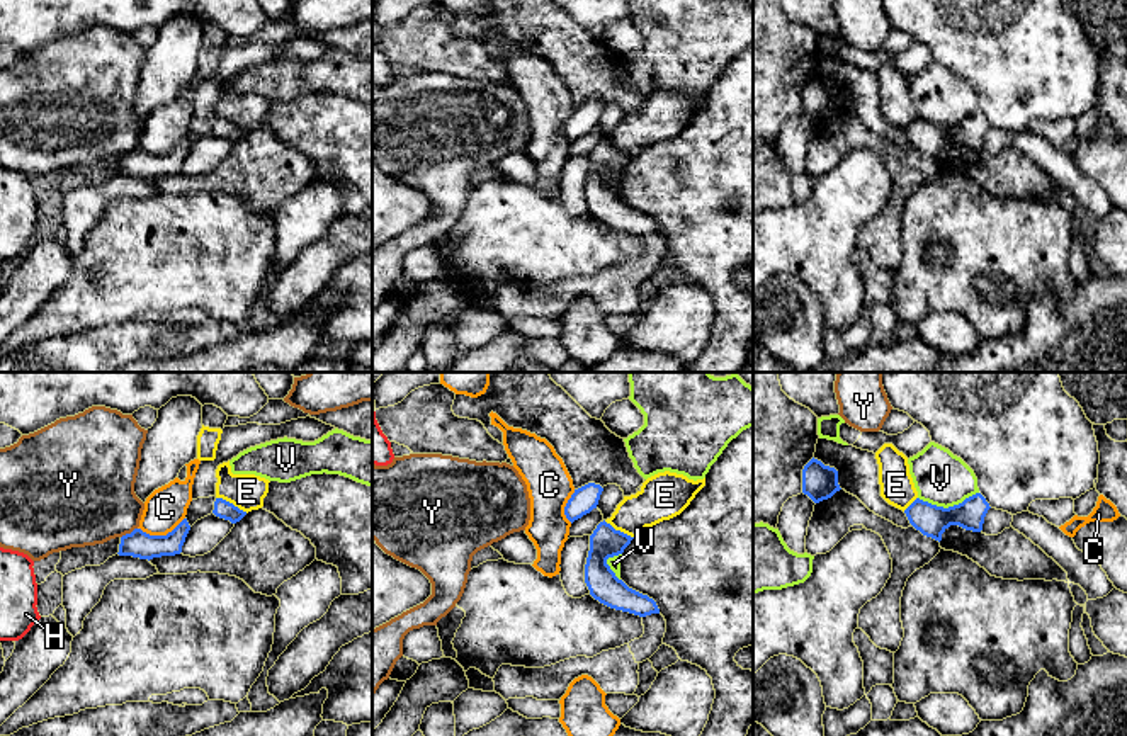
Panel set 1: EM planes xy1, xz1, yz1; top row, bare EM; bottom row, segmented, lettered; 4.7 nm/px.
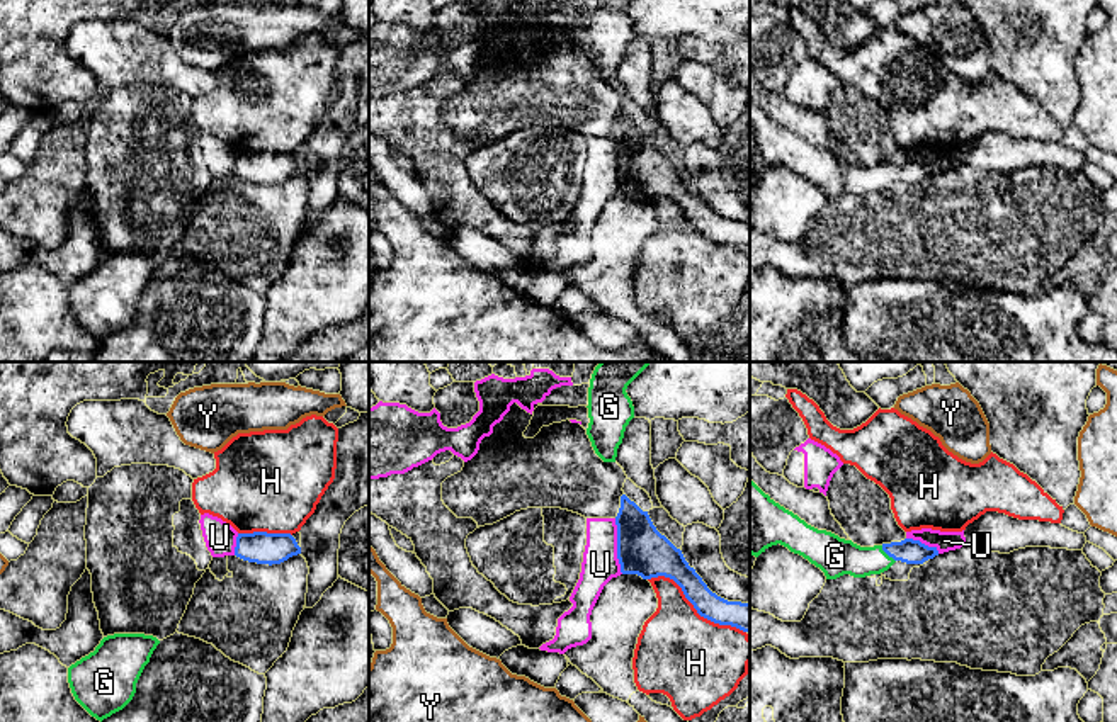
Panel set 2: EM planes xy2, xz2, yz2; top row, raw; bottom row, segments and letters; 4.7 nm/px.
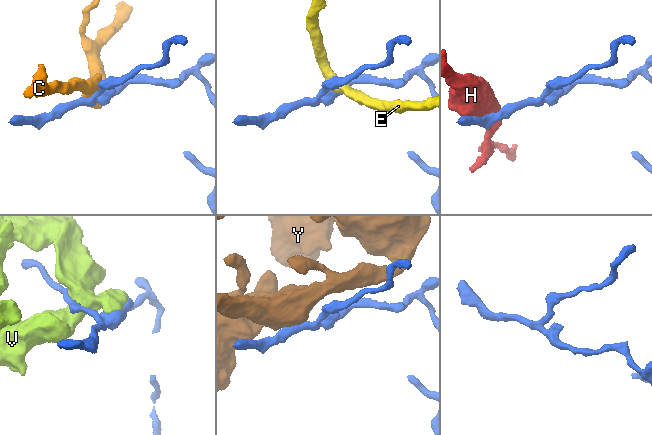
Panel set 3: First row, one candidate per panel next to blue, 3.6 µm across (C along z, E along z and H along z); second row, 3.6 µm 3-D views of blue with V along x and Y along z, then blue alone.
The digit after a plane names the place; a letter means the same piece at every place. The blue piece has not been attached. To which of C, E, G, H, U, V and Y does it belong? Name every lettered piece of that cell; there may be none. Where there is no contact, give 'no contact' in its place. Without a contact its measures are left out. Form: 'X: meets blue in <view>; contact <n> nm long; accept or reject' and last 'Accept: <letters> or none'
C: meets blue in xy1; contact 240 nm long; reject
E: meets blue in xy1; contact 170 nm long; reject
G: meets blue in yz2; contact 100 nm long; accept
H: meets blue in xz2; contact 550 nm long; reject
U: meets blue in xz2; contact 260 nm long; reject
V: meets blue in yz1; contact 280 nm long; reject
Y: meets blue in xy1; contact 90 nm long; reject
Accept: G

